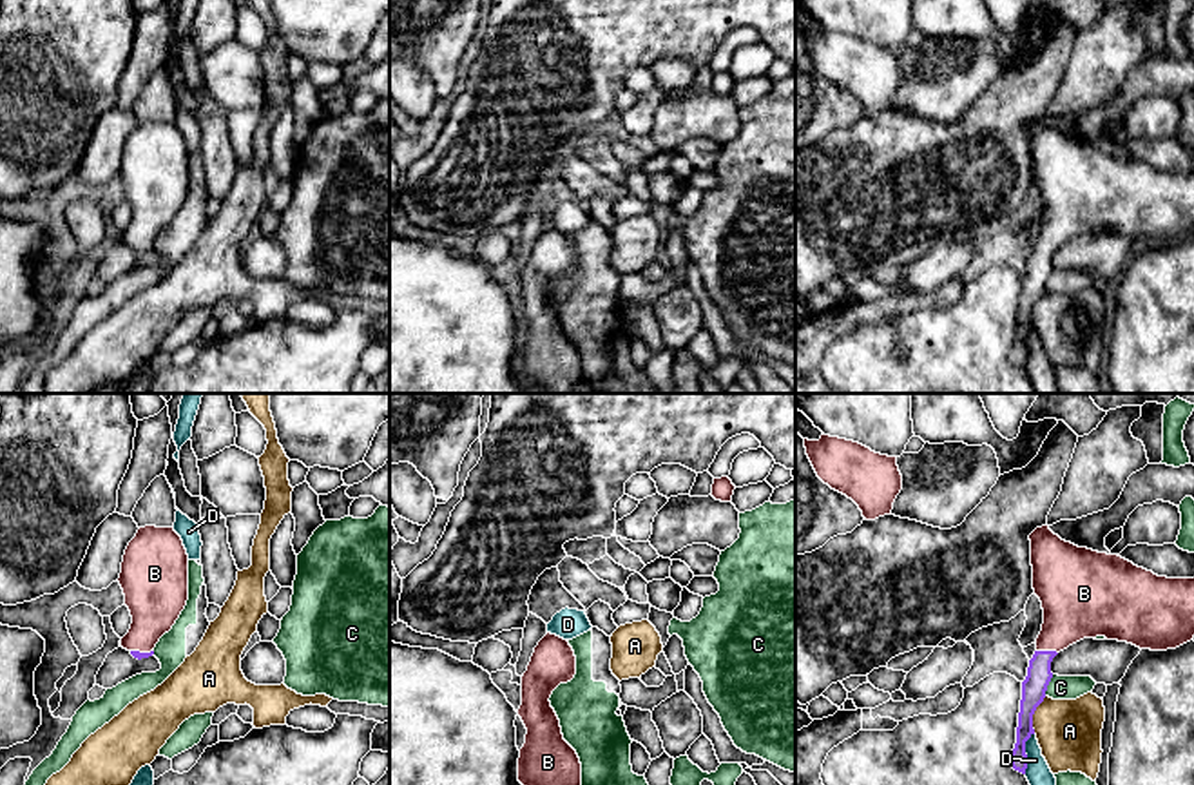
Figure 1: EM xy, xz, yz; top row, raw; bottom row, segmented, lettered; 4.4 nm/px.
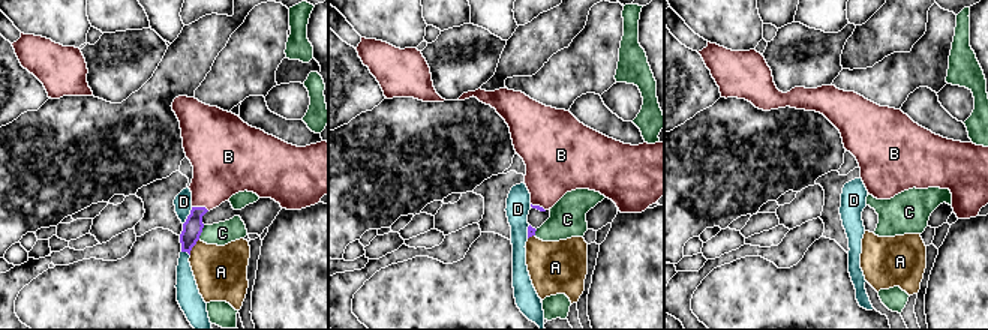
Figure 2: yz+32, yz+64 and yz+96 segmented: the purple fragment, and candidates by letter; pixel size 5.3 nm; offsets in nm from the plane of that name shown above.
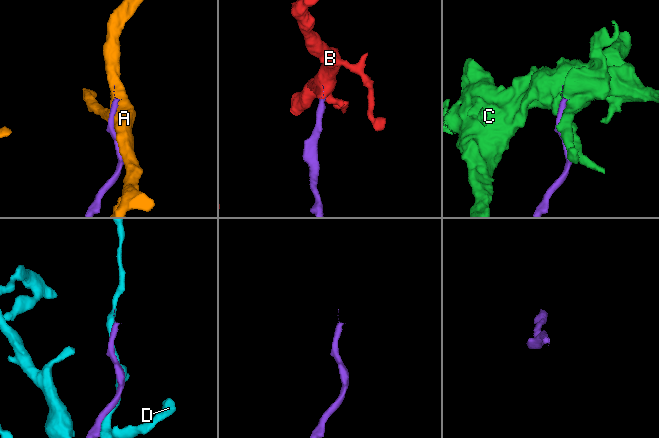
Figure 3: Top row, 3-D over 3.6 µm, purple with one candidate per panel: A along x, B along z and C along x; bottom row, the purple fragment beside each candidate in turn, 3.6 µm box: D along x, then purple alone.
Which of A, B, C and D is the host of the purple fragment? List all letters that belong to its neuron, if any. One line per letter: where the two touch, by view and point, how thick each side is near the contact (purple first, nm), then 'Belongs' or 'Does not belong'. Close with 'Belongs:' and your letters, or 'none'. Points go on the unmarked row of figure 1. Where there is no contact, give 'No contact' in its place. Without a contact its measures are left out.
A: Touches purple at yz (1033, 307). Thickness 110 nm (purple) against 280 nm. Does not belong
B: Touches purple at yz (1048, 245). Thickness 110 nm (purple) against 300 nm. Belongs
C: Touches purple at yz (1048, 278). Thickness 110 nm (purple) against 110 nm. Does not belong
D: Touches purple at yz (1024, 347). Thickness 90 nm (purple) against 120 nm. Does not belong
Belongs: B

